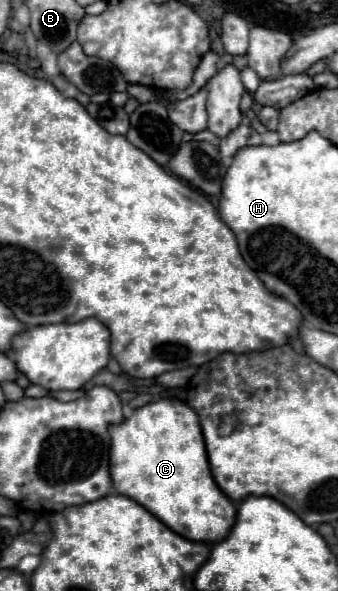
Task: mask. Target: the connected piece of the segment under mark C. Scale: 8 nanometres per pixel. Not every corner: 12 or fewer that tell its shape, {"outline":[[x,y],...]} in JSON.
{"outline":[[164,398],[110,424],[110,478],[186,540],[236,506],[200,420]]}

